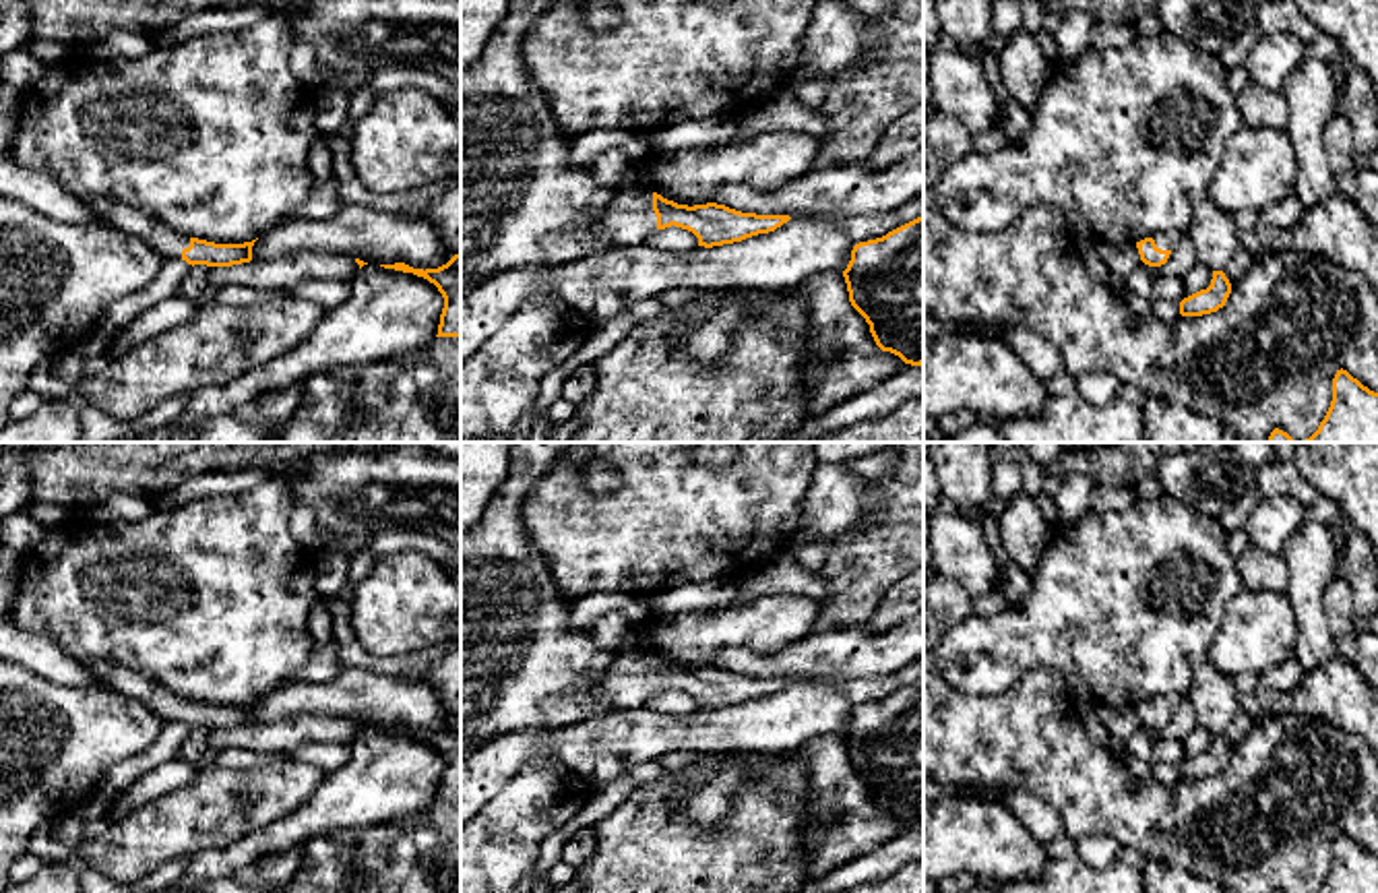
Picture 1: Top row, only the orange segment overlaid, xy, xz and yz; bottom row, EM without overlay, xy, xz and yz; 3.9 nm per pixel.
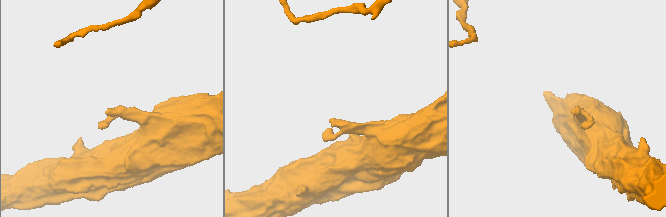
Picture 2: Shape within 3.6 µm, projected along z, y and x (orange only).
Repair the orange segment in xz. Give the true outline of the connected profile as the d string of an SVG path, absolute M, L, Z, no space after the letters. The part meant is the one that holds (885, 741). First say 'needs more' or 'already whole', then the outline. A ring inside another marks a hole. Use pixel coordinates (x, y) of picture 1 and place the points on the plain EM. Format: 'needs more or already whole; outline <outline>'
already whole; outline M923 678L859 705L843 734L849 765L882 814L923 827Z

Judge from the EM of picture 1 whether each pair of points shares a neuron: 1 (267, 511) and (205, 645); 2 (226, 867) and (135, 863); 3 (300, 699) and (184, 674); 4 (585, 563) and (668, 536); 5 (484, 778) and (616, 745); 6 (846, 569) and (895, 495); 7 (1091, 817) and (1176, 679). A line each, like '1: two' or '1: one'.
1: one
2: two
3: two
4: one
5: one
6: one
7: two

